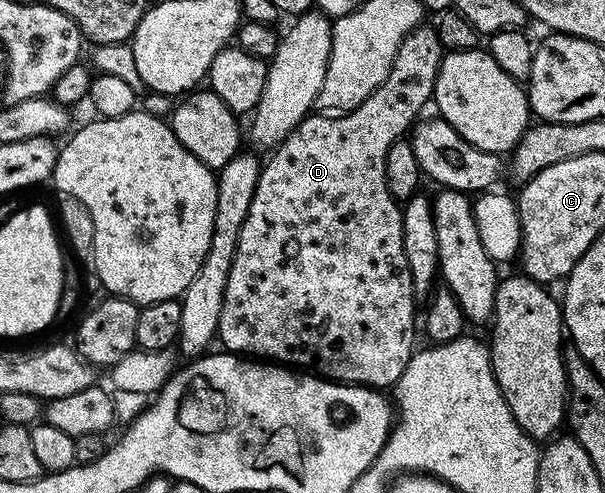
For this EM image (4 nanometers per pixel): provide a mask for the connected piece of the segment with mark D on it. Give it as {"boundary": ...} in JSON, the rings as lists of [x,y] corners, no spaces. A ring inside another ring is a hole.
{"boundary":[[[428,22],[418,24],[405,35],[403,42],[399,42],[399,50],[395,50],[395,62],[391,62],[391,70],[387,70],[387,78],[383,78],[379,87],[359,107],[334,116],[329,114],[306,116],[299,127],[289,132],[286,140],[281,141],[268,153],[269,161],[267,159],[264,161],[259,174],[259,182],[255,186],[255,198],[251,198],[251,210],[247,210],[247,218],[239,230],[239,242],[235,246],[231,274],[227,274],[227,290],[223,294],[223,310],[217,327],[217,336],[219,344],[221,340],[222,349],[234,354],[244,354],[249,358],[268,358],[270,361],[280,362],[285,366],[296,366],[298,369],[308,370],[310,373],[339,384],[360,384],[362,388],[378,390],[389,390],[396,385],[403,370],[407,370],[407,362],[415,351],[415,345],[413,345],[415,293],[411,282],[411,270],[407,266],[407,254],[403,250],[403,222],[401,221],[403,208],[387,190],[385,163],[390,146],[402,139],[418,123],[425,103],[428,105],[432,101],[435,78],[439,78],[442,55],[443,49],[436,27]]]}

